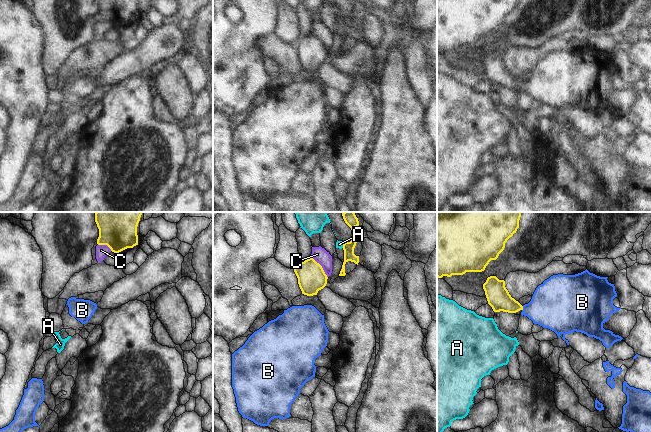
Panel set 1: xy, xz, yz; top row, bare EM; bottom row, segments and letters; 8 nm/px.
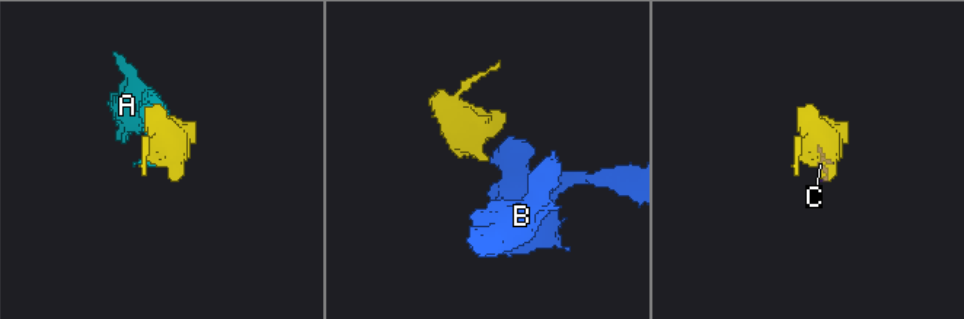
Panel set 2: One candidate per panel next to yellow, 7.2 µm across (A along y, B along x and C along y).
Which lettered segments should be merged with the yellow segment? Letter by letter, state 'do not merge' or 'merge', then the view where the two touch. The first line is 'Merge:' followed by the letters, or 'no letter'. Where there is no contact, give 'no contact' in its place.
Merge: B
A: do not merge | xz
B: merge | yz
C: do not merge | xz

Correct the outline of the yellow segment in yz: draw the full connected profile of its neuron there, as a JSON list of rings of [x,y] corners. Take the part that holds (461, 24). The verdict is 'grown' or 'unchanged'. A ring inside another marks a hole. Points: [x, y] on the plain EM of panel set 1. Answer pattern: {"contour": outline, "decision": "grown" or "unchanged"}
{"contour": [[[437,0],[437,53],[484,47],[518,4],[519,0]]], "decision": "unchanged"}

